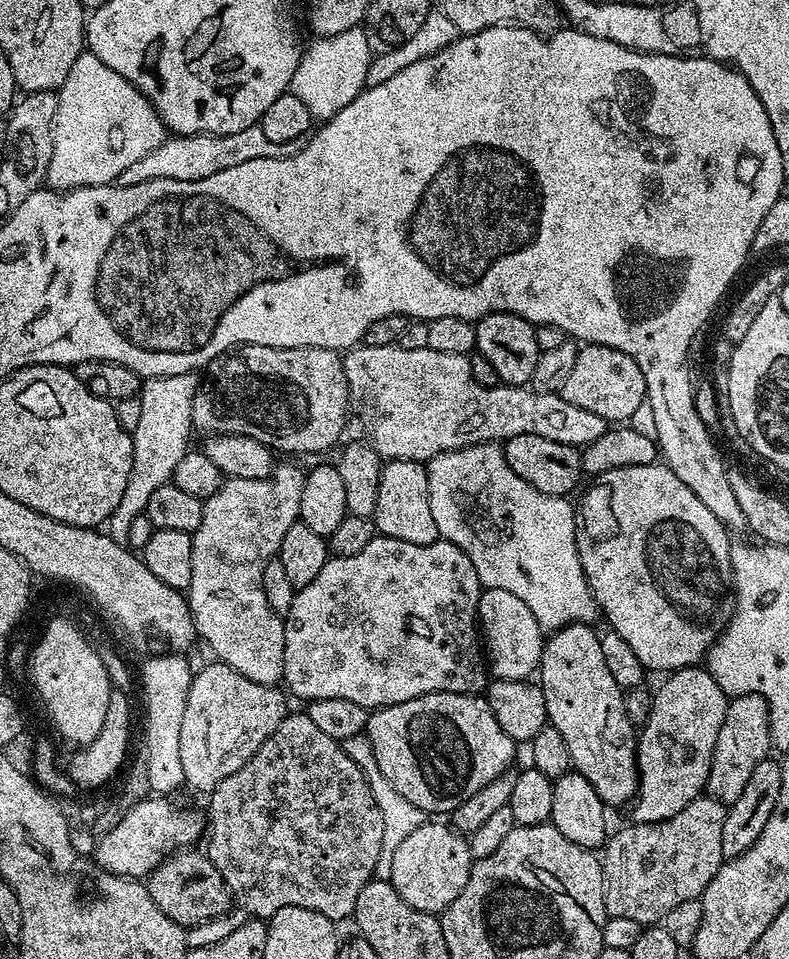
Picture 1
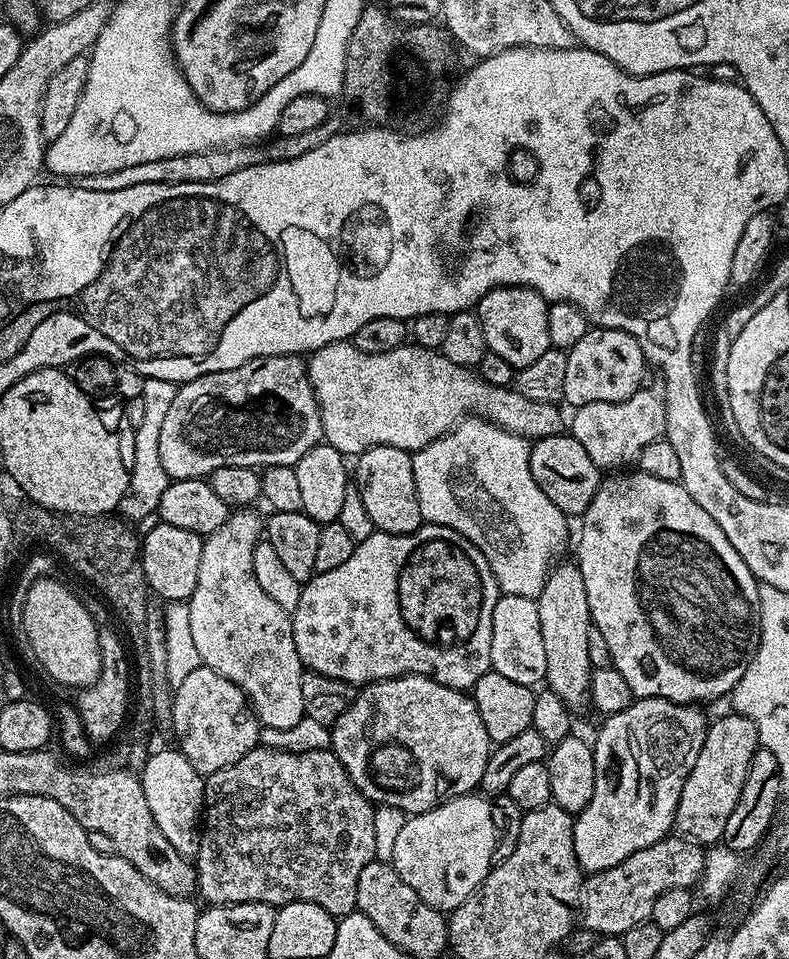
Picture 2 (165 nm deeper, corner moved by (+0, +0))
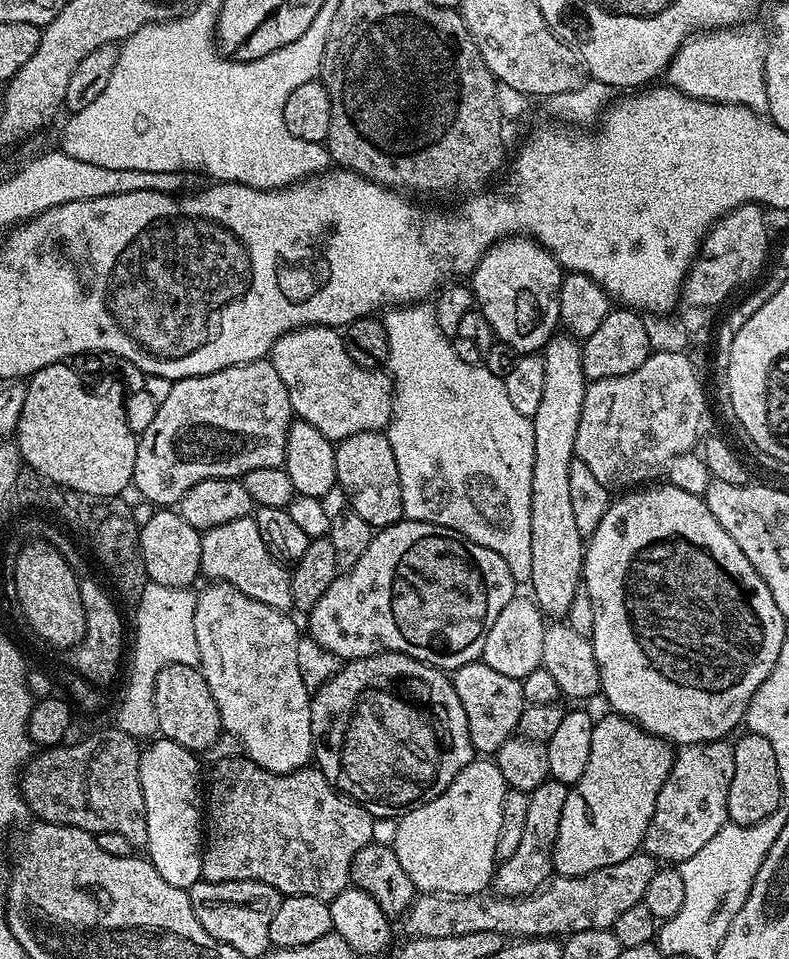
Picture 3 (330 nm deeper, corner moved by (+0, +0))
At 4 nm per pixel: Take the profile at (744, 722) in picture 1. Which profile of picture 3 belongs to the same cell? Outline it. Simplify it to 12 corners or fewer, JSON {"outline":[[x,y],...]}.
{"outline":[[731,739],[683,745],[643,851],[679,866],[729,823]]}

